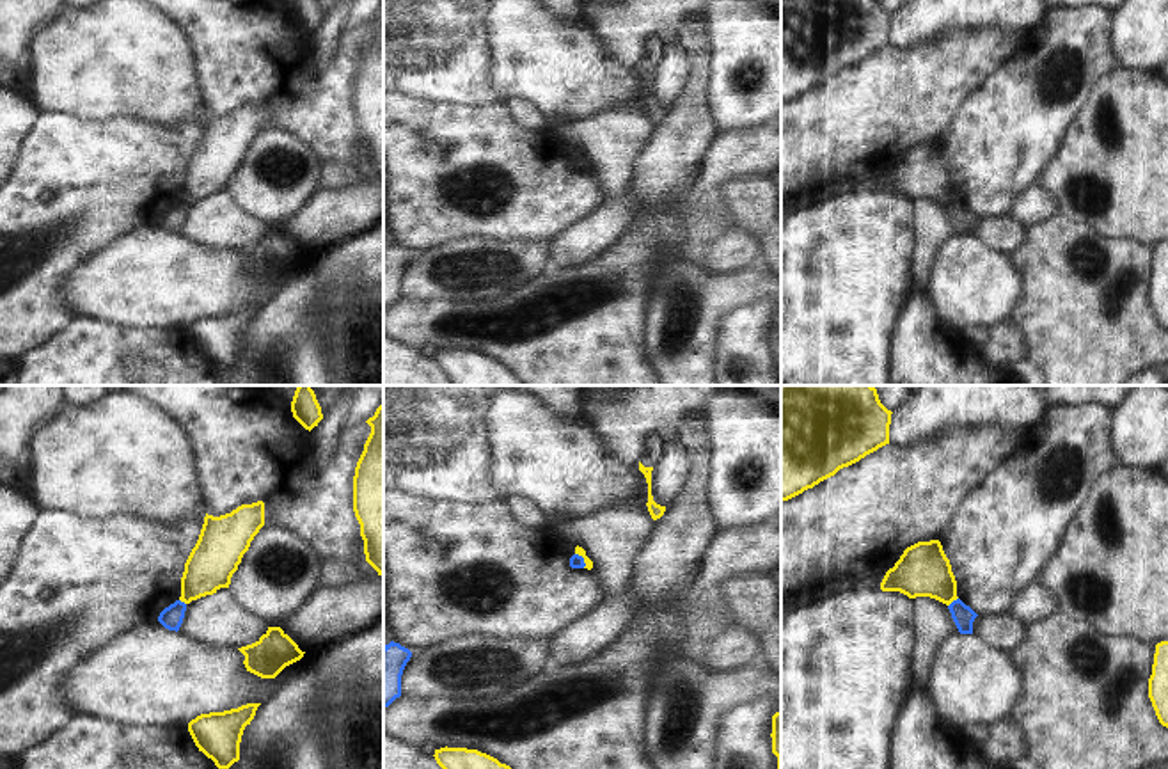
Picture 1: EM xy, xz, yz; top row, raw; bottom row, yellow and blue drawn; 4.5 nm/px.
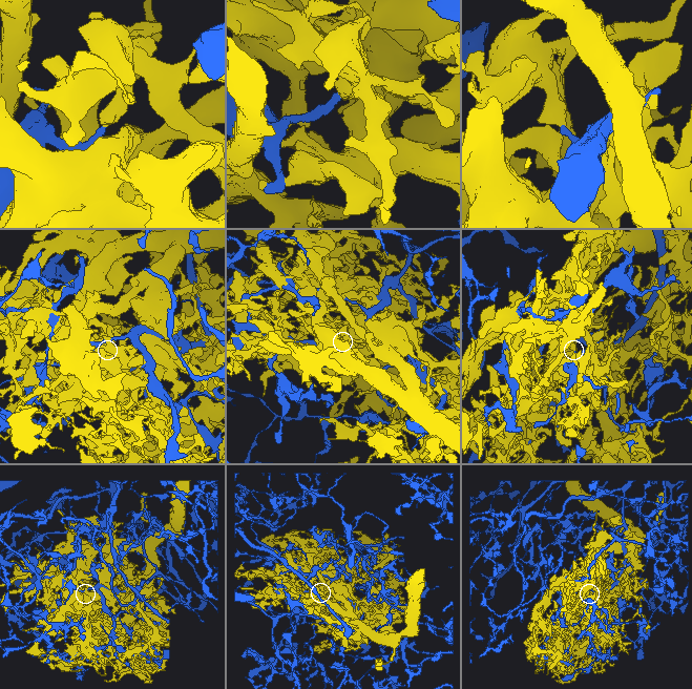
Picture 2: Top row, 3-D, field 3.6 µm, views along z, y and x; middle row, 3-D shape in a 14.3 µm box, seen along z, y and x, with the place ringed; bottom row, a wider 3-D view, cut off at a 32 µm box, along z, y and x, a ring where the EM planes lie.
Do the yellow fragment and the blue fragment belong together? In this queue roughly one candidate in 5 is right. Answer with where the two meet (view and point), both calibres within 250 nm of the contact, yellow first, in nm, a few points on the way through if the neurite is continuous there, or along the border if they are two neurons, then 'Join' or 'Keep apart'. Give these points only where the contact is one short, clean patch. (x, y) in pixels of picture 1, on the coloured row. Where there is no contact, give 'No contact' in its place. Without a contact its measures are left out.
Touches yellow at yz (952, 601). Thickness 240 nm (yellow) against 100 nm. Keep apart

